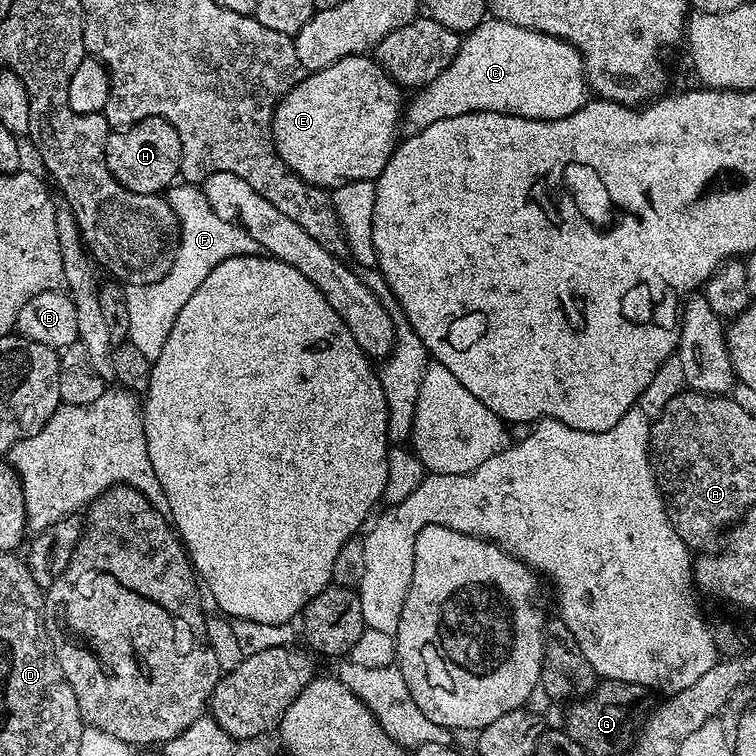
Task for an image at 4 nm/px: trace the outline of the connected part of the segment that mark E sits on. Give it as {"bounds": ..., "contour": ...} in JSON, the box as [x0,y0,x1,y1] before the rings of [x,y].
{"bounds":[272,55,405,190],"contour":[[[371,55],[347,56],[334,62],[334,66],[326,66],[326,70],[307,73],[281,98],[272,119],[272,142],[289,170],[313,188],[335,190],[350,182],[375,182],[396,148],[396,131],[401,131],[405,111],[405,93]]]}

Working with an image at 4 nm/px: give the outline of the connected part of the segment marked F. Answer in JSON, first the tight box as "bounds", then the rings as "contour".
{"bounds":[126,182,262,362],"contour":[[[187,182],[177,183],[167,189],[166,199],[174,210],[178,225],[178,243],[167,265],[168,273],[165,276],[163,273],[152,284],[129,284],[126,288],[126,306],[130,306],[128,340],[138,346],[138,351],[149,362],[162,354],[162,346],[166,346],[166,338],[170,338],[170,330],[174,330],[178,310],[190,302],[190,294],[206,282],[206,274],[210,274],[218,262],[239,256],[258,256],[262,252],[259,242],[245,228],[226,222],[226,218],[218,218],[218,214],[210,210],[210,204],[199,187]]]}

